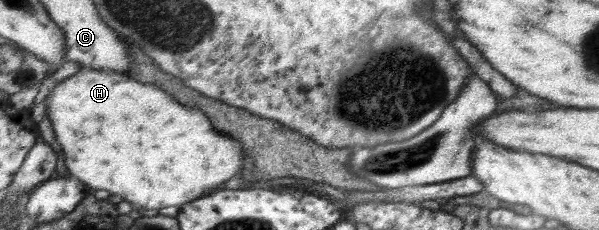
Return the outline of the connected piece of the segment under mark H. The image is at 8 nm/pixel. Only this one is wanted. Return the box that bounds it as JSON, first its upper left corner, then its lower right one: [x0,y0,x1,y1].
[45,68,247,210]

